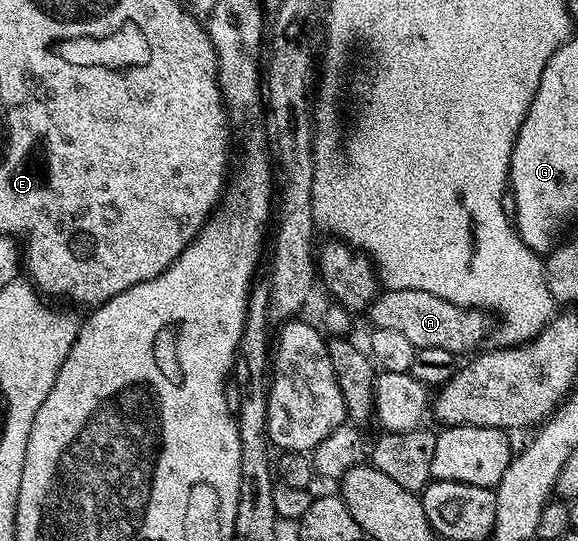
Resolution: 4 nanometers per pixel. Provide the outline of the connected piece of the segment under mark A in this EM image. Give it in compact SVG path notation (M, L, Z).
M385 289L378 292L368 307L367 318L373 329L395 331L413 344L415 348L443 347L447 351L464 355L480 350L489 333L489 321L484 312L462 309L461 306L449 304L427 291L410 289Z

